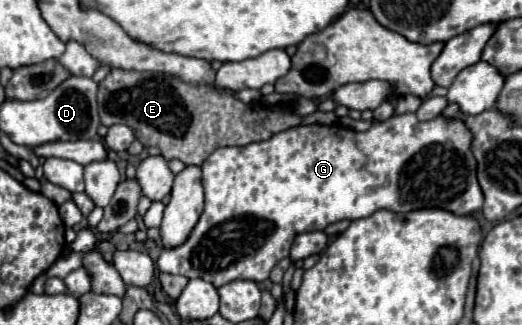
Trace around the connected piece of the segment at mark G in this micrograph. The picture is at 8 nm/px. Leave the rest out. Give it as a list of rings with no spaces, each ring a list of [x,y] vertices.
[[[400,114],[400,116],[392,116],[384,122],[376,122],[372,124],[372,128],[368,132],[356,132],[350,130],[342,124],[330,124],[330,126],[322,126],[322,124],[310,124],[310,126],[296,126],[296,128],[288,128],[284,132],[274,134],[268,140],[262,142],[252,142],[246,146],[226,146],[226,148],[218,148],[210,154],[210,158],[202,164],[202,184],[204,184],[204,194],[206,194],[206,206],[204,212],[198,220],[198,224],[194,226],[194,230],[190,232],[190,236],[186,238],[184,244],[176,246],[176,248],[164,248],[156,266],[160,272],[168,272],[168,274],[182,274],[186,278],[202,278],[210,284],[214,284],[216,288],[234,282],[234,280],[252,280],[252,282],[264,282],[272,268],[290,254],[290,246],[294,242],[294,238],[298,234],[304,232],[312,232],[312,230],[324,230],[328,224],[334,224],[338,220],[358,220],[358,218],[366,218],[370,214],[374,214],[376,210],[392,210],[392,212],[410,212],[410,210],[418,210],[418,208],[444,208],[450,210],[454,214],[474,214],[482,208],[484,196],[482,190],[478,186],[476,180],[476,160],[470,152],[470,140],[472,134],[468,132],[468,128],[454,120],[446,120],[444,116],[436,116],[428,122],[418,120],[416,114]]]

